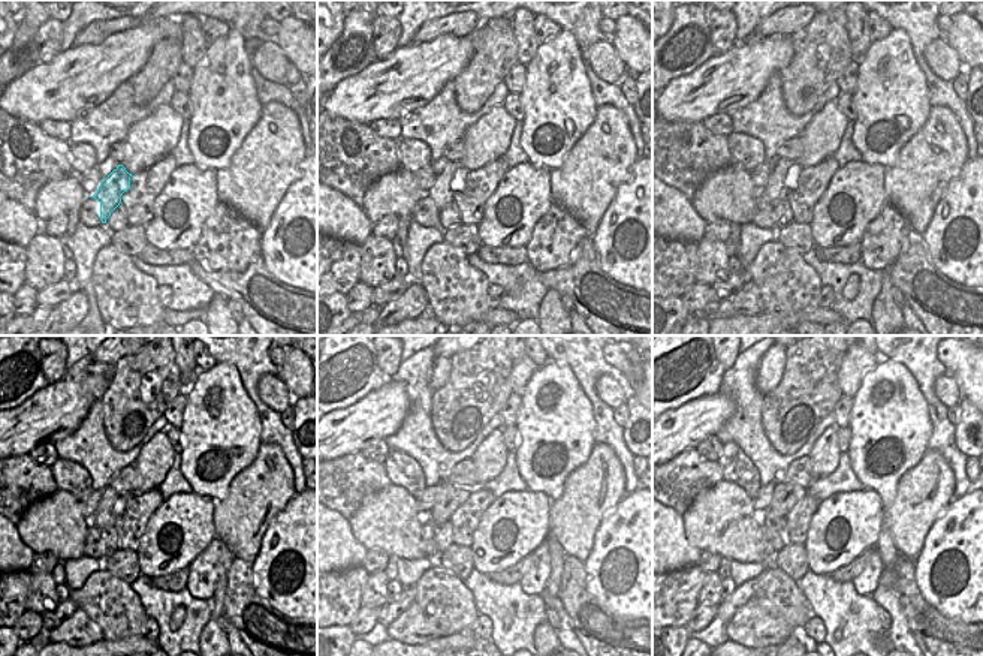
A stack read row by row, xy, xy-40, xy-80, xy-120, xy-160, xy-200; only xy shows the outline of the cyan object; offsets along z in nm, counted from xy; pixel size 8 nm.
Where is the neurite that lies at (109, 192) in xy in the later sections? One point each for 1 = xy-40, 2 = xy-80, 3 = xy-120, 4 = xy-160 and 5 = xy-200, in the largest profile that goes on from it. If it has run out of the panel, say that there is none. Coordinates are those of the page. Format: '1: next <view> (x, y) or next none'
1: next xy-40 (452, 180)
2: next xy-80 (784, 177)
3: next xy-120 (112, 505)
4: next xy-160 (449, 499)
5: next xy-200 (786, 496)

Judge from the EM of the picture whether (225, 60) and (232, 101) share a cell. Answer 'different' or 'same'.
same

